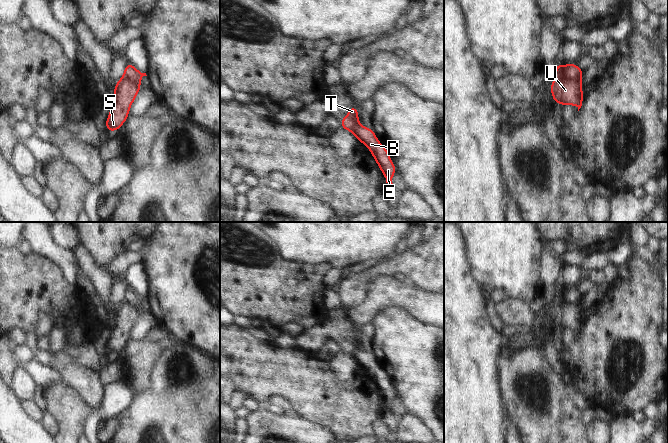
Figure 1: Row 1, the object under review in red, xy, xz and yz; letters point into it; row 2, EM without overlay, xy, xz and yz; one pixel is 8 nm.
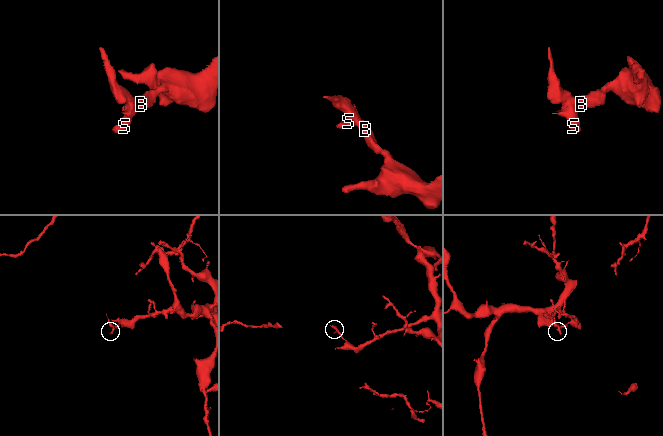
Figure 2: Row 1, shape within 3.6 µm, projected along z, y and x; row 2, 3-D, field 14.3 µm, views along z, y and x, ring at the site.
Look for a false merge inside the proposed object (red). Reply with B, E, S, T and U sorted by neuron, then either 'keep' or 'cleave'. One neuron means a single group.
B E / S T U; cleave

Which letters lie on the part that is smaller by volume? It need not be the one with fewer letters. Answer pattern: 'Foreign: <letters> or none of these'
Foreign: S, T, U

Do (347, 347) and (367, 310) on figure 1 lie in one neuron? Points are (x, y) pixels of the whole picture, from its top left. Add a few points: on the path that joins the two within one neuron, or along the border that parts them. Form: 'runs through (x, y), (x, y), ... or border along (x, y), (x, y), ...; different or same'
border along (359, 304), (345, 311), (357, 327); different

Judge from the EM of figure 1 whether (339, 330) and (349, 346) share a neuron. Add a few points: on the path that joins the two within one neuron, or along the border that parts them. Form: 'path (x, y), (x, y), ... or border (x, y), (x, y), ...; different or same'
path (343, 334), (348, 339), (348, 342); same

